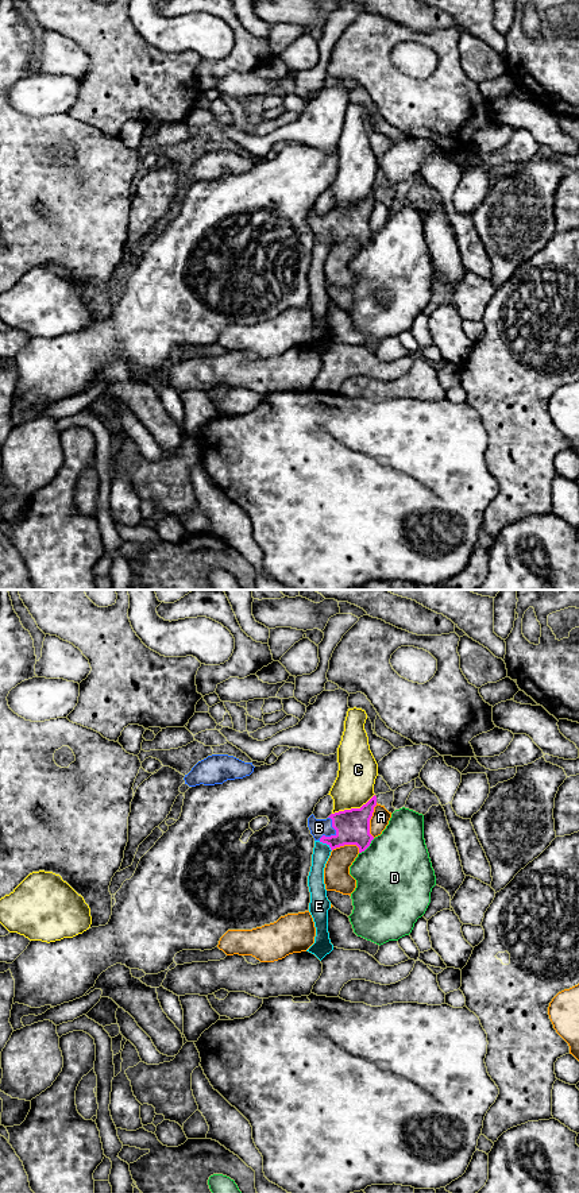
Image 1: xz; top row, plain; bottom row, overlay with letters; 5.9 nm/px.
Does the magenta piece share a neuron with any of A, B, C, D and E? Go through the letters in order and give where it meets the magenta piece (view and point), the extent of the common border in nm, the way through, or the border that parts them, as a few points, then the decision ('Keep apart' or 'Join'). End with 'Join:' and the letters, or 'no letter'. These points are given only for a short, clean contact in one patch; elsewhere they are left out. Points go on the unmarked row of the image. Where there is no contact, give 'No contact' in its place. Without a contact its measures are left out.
A: Touches magenta at xz (369, 216). Shared border 200 nm. Keep apart
B: Touches magenta at xz (336, 228). Shared border 160 nm. Path across: xz (352, 222), (342, 223), (336, 228), (319, 223). Join
C: Touches magenta at xz (352, 204). Shared border 280 nm. Keep apart
D: Touches magenta at xz (367, 242). Shared border 130 nm. Keep apart
E: Touches magenta at xz (325, 238). Shared border 100 nm. Keep apart
Join: B

